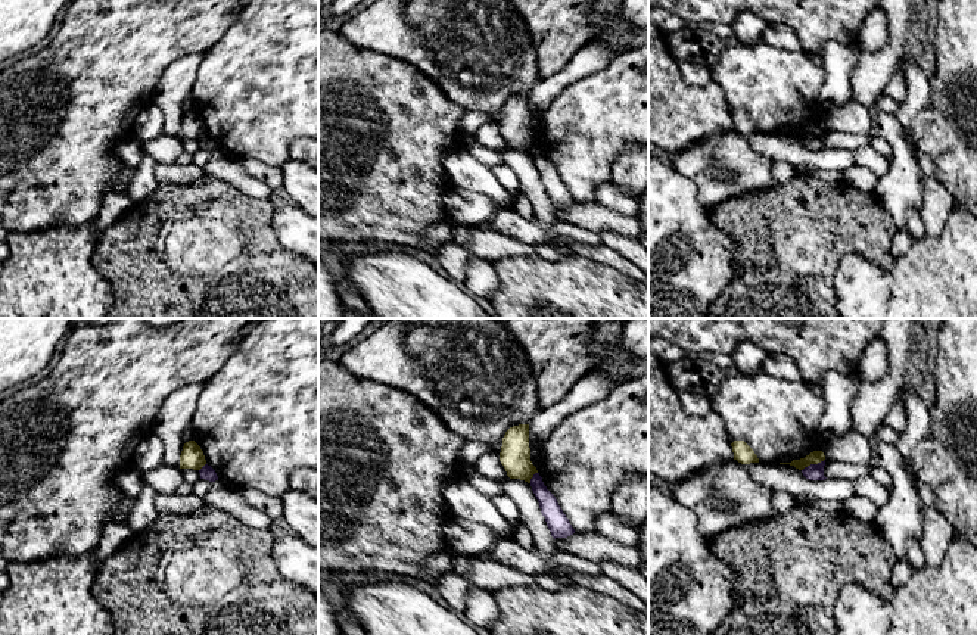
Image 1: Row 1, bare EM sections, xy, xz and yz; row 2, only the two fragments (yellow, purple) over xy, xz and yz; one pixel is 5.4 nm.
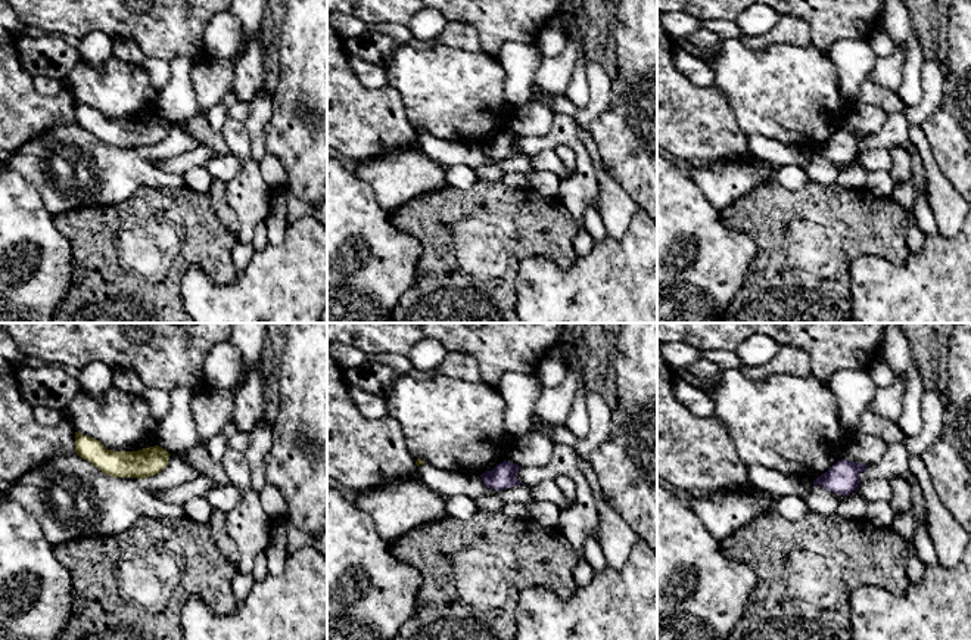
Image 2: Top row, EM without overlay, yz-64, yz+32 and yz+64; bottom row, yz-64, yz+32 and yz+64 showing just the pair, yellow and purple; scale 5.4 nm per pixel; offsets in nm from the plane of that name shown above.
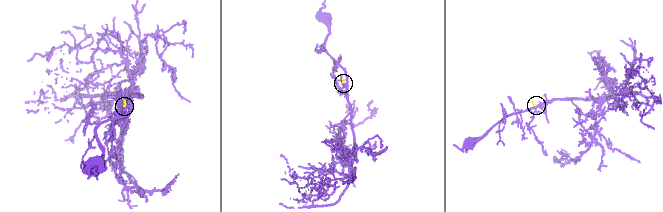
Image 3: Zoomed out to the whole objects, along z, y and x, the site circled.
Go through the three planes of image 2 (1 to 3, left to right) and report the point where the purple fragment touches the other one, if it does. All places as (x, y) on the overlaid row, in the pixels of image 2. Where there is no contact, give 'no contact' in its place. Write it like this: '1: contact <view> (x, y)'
1: no contact
2: no contact
3: no contact

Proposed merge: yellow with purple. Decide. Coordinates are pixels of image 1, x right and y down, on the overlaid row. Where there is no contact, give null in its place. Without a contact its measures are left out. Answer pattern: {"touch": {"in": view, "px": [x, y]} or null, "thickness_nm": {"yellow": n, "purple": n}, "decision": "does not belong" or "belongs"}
{"touch": {"in": "yz", "px": [812, 463]}, "thickness_nm": {"yellow": 70, "purple": 100}, "decision": "does not belong"}

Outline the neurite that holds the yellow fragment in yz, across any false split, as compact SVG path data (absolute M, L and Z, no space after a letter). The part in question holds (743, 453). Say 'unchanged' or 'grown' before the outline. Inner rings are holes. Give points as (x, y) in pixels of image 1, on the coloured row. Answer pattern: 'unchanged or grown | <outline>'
unchanged | M734 441L731 446L734 452L734 460L737 460L738 463L741 464L759 463L757 455L744 441Z

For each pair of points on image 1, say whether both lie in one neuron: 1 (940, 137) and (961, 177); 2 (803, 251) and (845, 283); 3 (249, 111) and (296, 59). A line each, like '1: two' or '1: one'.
1: one
2: two
3: one

